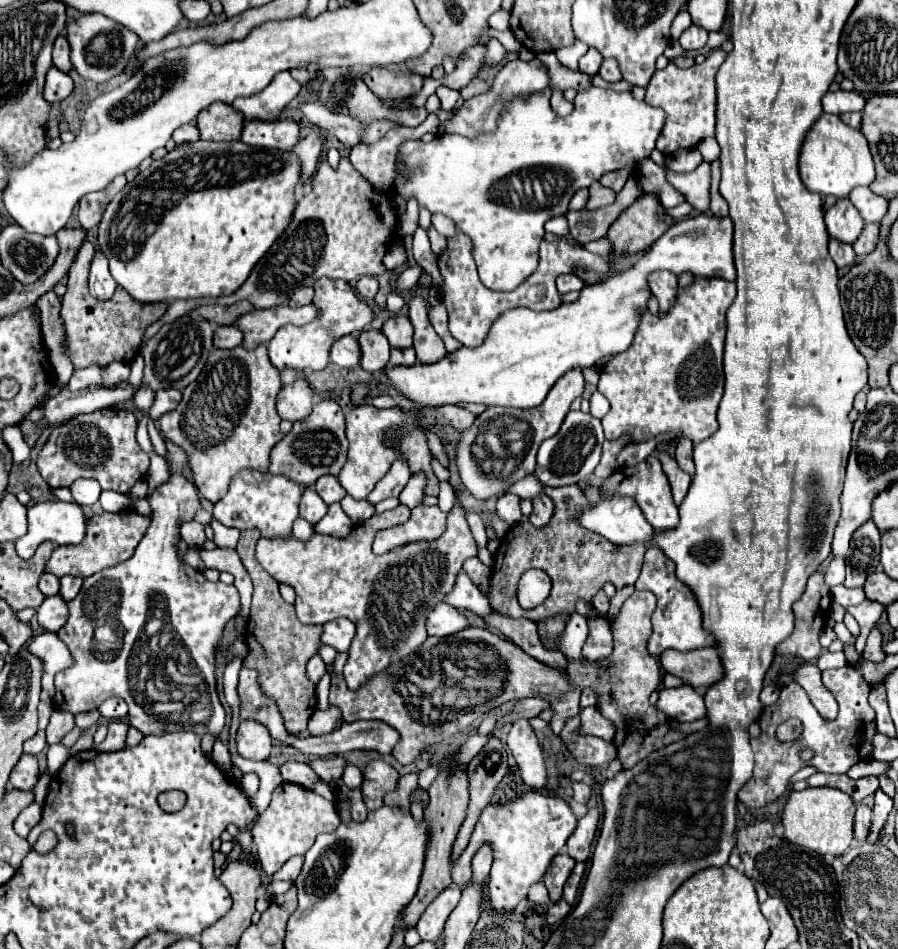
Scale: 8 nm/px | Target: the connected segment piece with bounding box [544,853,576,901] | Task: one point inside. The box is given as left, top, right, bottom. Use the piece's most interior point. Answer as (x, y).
(561, 865)

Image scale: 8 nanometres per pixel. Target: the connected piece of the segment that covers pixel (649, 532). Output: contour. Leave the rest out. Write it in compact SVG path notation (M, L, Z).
M598 497L596 507L580 515L580 523L590 531L604 535L616 545L630 547L634 543L652 543L656 529L646 521L640 507L630 497Z

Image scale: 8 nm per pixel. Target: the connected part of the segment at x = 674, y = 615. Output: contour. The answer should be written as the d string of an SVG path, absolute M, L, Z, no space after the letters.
M648 547L646 557L644 557L644 565L642 565L642 573L640 573L638 581L634 583L636 589L648 589L658 599L658 607L652 615L652 635L648 639L648 653L650 655L660 655L666 649L694 651L694 649L714 645L712 635L708 635L700 625L702 615L700 615L700 607L698 607L694 595L690 593L690 589L684 583L680 583L676 579L674 569L676 569L676 565L658 547Z

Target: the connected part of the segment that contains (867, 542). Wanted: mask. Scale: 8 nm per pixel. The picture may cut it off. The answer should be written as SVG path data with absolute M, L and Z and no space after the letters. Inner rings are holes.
M868 519L860 525L850 543L850 561L846 561L846 587L862 587L866 577L878 569L880 563L880 529Z

